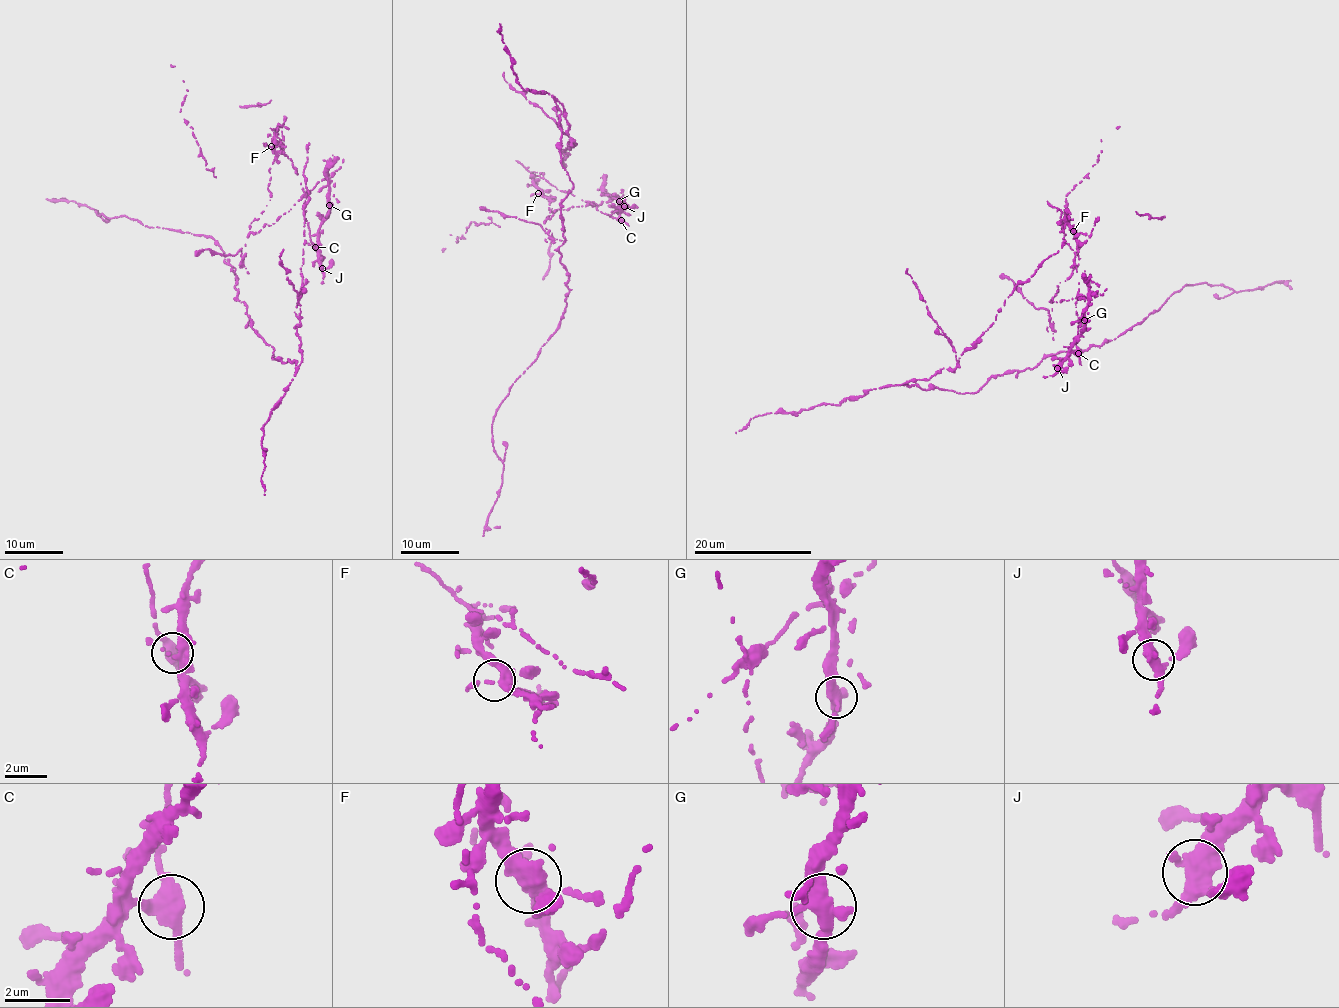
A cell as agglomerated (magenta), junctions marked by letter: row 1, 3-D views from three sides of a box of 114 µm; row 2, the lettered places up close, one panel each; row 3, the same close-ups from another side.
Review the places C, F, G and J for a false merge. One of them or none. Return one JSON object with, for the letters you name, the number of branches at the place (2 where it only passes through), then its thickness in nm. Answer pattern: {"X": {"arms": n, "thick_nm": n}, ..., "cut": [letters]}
{"C": {"arms": 3, "thick_nm": 440}, "cut": ["C"]}

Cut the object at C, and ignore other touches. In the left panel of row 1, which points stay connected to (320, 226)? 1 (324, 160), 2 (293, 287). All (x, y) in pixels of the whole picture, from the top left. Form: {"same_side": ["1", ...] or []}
{"same_side": ["1"]}

